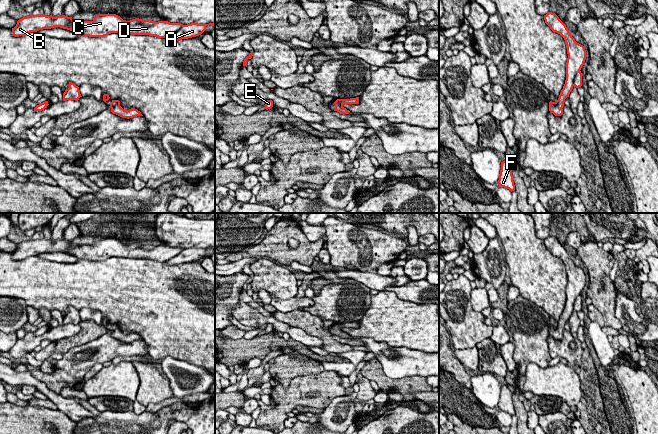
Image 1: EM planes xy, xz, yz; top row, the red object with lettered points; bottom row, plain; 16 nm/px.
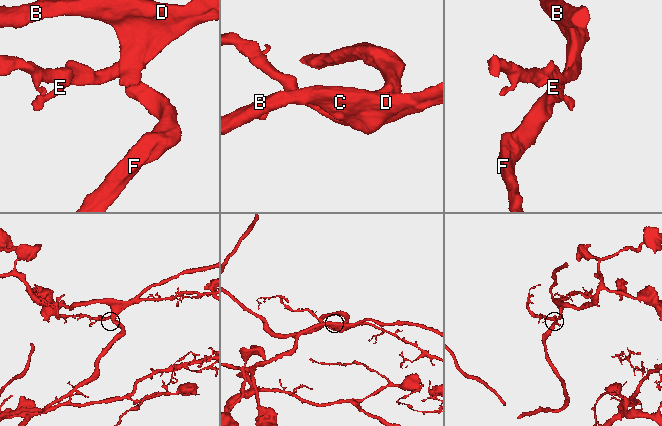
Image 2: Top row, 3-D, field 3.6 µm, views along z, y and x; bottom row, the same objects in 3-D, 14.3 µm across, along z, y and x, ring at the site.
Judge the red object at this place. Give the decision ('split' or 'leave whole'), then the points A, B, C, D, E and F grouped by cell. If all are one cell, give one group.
leave whole | A B C D E F

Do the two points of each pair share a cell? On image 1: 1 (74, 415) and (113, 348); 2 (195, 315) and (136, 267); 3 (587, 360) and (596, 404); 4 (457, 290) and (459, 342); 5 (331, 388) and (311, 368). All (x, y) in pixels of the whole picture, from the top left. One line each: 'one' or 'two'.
1: two
2: one
3: one
4: one
5: two

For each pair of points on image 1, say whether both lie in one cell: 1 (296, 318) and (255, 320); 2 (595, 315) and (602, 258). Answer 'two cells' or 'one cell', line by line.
1: two cells
2: two cells

